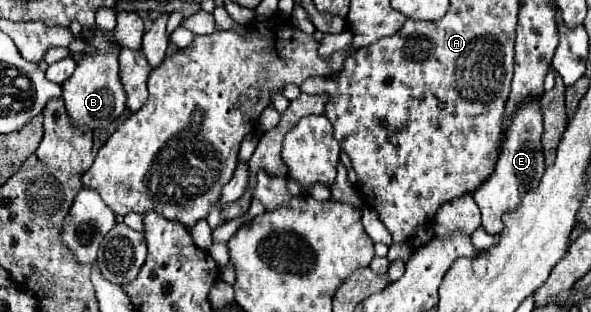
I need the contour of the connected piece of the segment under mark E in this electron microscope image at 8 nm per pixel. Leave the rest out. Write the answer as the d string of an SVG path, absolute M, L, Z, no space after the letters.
M535 97L531 99L531 103L523 103L523 107L515 111L515 115L511 115L511 127L507 127L507 139L503 139L495 175L491 175L483 185L479 185L473 191L473 199L481 209L483 229L487 233L499 233L503 229L501 215L505 211L515 209L525 191L537 187L545 171L541 135L543 135L543 113L539 111L539 97Z

